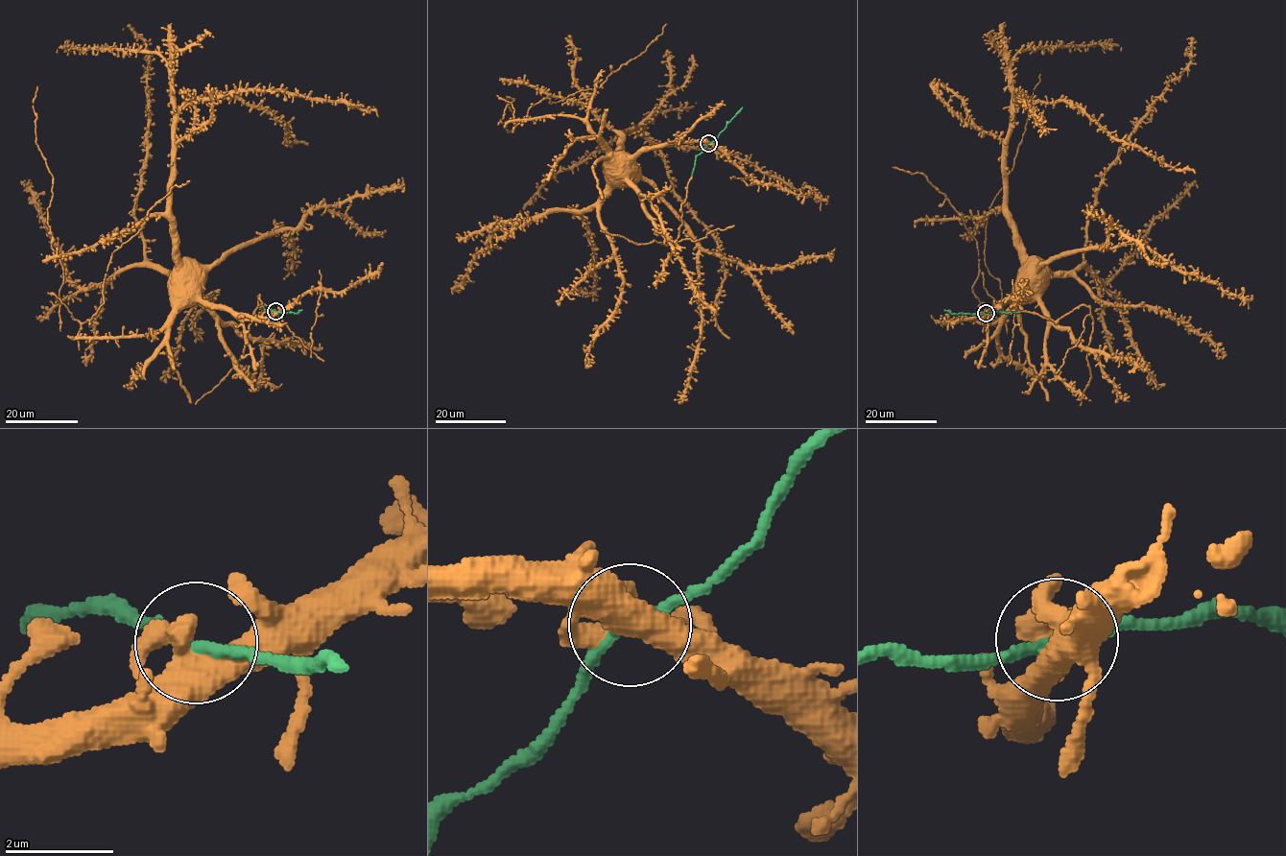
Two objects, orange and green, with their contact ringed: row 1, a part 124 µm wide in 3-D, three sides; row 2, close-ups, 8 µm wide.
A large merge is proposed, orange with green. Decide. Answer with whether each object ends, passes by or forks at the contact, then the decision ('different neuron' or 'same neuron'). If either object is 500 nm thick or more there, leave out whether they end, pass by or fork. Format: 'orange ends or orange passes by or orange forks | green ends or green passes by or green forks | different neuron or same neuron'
same neuron

